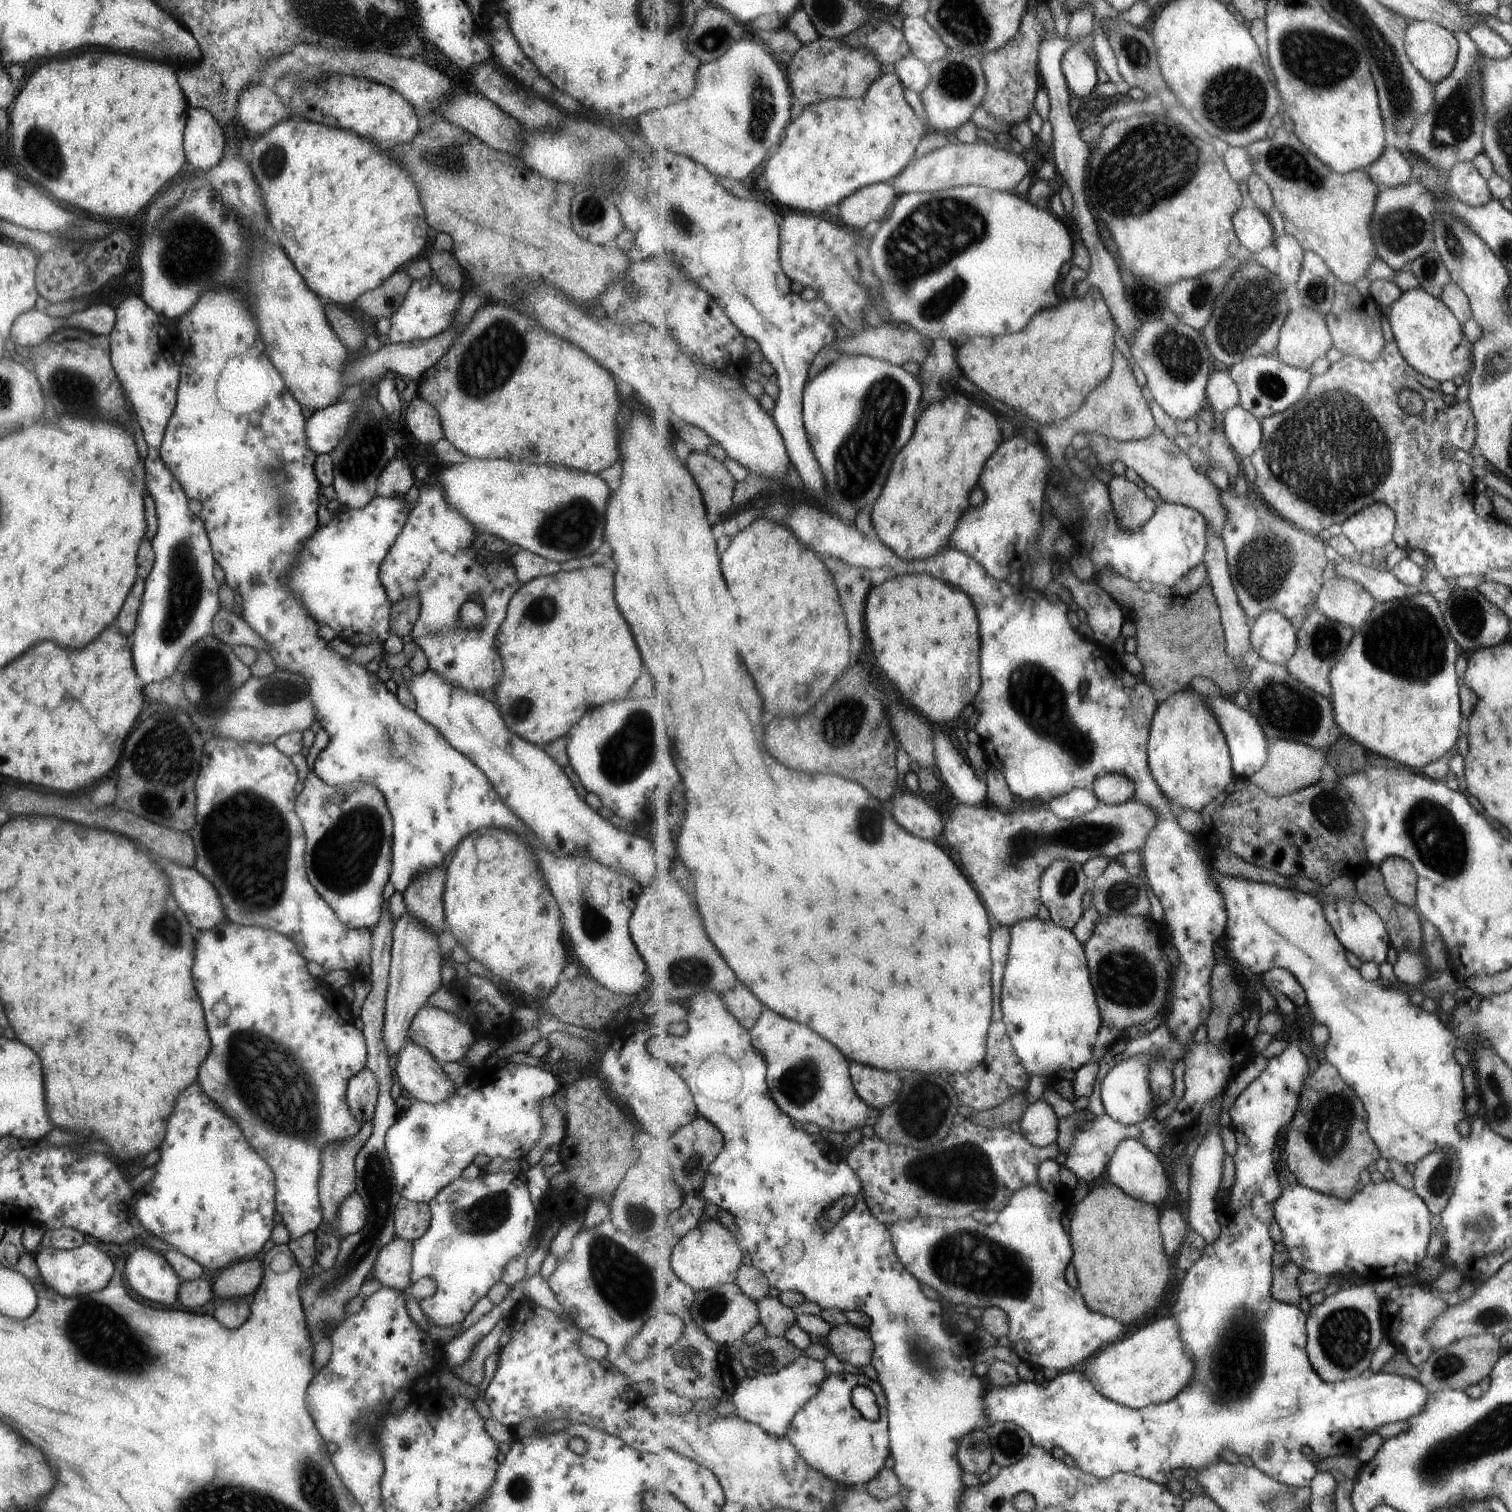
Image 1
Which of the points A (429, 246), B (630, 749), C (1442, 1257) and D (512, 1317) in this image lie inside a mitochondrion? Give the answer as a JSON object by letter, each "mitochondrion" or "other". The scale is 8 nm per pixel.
{"A":"other","B":"mitochondrion","C":"other","D":"other"}

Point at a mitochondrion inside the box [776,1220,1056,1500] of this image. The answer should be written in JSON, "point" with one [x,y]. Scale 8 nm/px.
{"point":[963,1257]}

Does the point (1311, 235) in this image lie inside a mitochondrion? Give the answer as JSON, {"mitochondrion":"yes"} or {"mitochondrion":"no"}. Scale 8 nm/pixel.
{"mitochondrion":"no"}

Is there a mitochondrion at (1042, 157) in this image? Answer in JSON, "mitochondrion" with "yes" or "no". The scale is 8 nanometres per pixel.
{"mitochondrion":"no"}

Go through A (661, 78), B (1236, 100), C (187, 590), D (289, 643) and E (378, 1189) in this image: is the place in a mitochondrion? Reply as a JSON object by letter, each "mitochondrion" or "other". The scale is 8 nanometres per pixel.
{"A":"other","B":"mitochondrion","C":"mitochondrion","D":"other","E":"mitochondrion"}

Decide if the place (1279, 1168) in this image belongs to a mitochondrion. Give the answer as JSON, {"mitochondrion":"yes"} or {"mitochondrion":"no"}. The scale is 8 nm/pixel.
{"mitochondrion":"no"}

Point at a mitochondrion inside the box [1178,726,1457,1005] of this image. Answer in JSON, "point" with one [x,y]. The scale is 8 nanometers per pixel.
{"point":[1326,801]}

